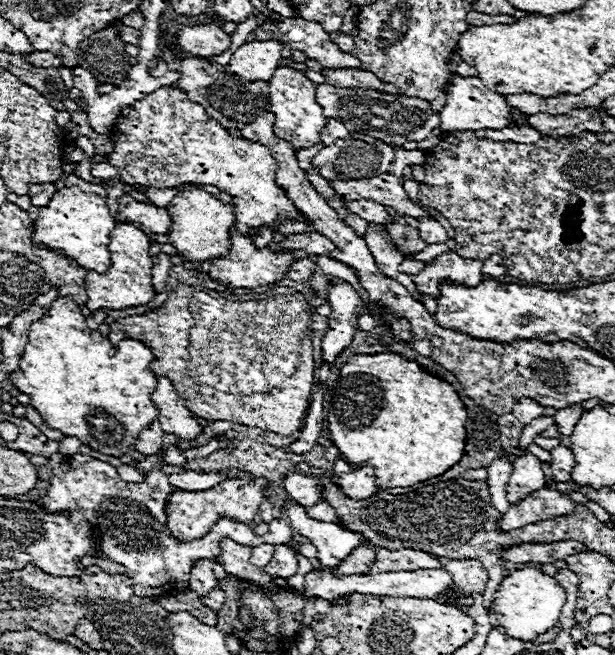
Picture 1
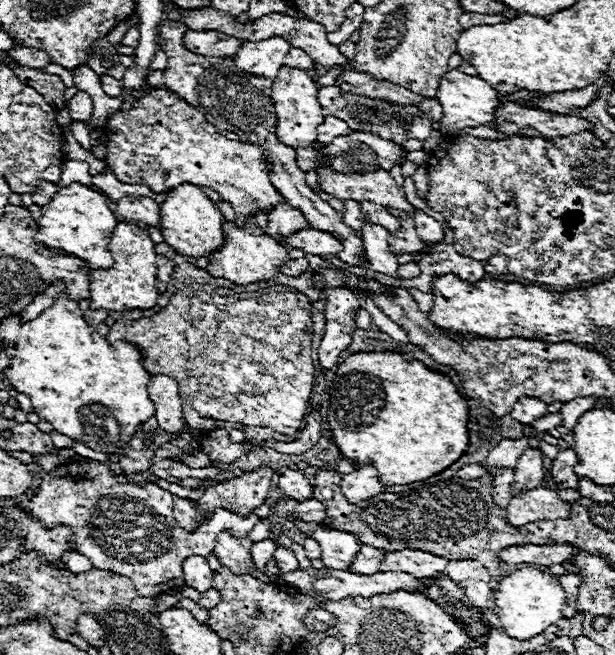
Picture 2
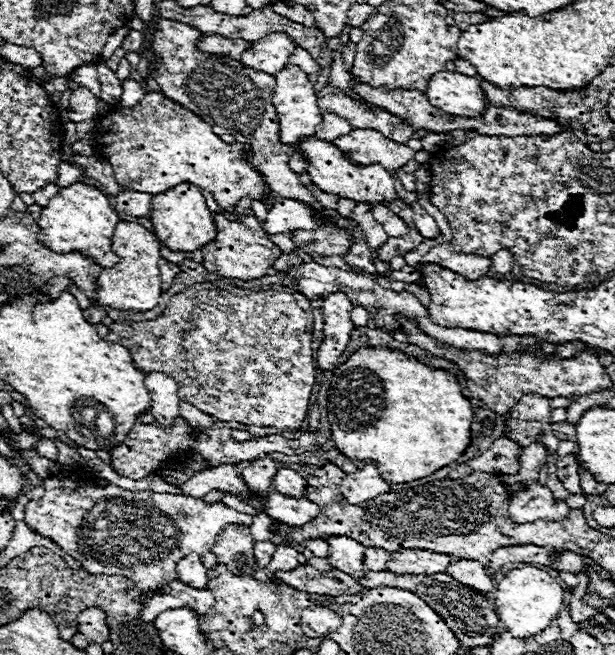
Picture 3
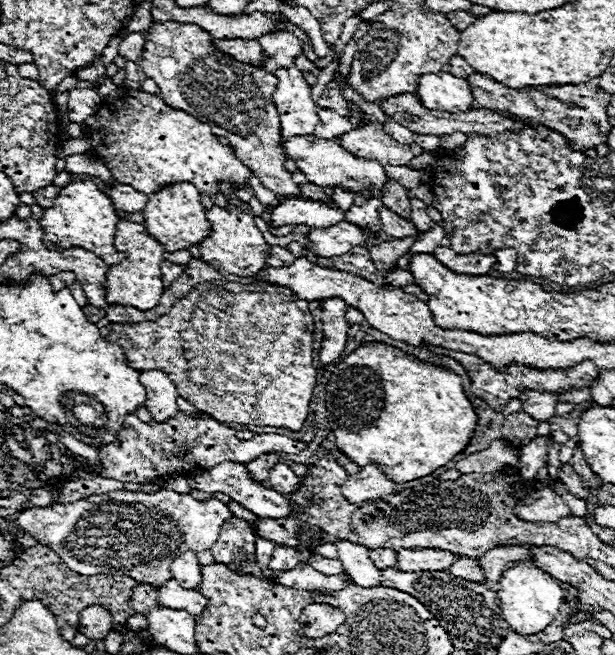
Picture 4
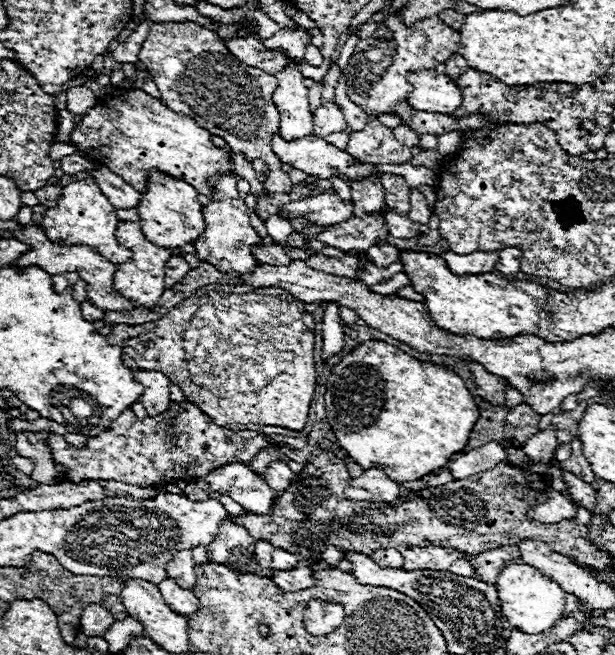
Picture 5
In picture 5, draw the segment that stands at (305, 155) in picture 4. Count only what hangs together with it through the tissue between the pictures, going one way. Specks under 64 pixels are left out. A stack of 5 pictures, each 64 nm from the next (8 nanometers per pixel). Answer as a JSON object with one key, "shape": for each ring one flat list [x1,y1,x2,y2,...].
{"shape":[[276,132,276,134,272,136,272,150,274,150,274,154,280,156,280,160,282,160,284,164,290,164,290,166,294,166,294,168,298,168,298,170,302,170,302,172,306,172,306,174,310,174,310,176,318,176,318,178,330,178,332,174,336,174,336,176,344,178,346,182,352,182,352,180,360,178,360,174,380,174,380,172,372,170,370,164,364,164,364,162,360,162,358,166,352,166,354,158,352,158,348,152,338,150,336,146,328,144,324,138,316,138,314,134,304,136,304,138,300,138,300,140,288,142,288,140,284,140,284,138]]}

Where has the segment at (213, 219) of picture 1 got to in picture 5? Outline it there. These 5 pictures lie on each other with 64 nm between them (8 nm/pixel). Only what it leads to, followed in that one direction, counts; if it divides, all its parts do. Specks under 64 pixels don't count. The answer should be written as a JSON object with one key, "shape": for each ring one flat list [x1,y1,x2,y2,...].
{"shape":[[150,170,146,178,148,178,148,190,142,192,142,198,136,206,144,236,156,242,158,246,178,248,184,244,192,244,192,240,196,240,204,230,204,216,200,210,200,202,196,200,198,192,184,180,170,178,160,170]]}

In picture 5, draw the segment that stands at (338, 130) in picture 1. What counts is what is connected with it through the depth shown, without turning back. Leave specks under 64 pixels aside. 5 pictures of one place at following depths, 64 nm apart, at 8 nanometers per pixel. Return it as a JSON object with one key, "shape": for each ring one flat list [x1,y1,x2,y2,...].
{"shape":[[326,102,316,108,314,112,314,134,324,138,334,132,344,132,346,122,342,116,342,110,334,102]]}

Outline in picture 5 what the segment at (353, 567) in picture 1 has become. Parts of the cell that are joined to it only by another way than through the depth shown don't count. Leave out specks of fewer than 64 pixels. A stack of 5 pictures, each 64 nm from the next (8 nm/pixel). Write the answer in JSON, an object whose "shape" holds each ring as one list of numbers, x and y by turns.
{"shape":[[394,548,372,552,372,560,380,562,380,566,392,566,392,568,402,568,404,566,404,556]]}

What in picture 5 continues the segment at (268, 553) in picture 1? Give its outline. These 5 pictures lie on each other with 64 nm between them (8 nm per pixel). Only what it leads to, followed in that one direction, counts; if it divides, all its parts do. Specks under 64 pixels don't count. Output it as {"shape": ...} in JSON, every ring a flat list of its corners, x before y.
{"shape":[[258,540,256,542,256,558,258,558,258,564,262,568,266,568,266,570,272,564,272,550,274,550,274,546,270,542,266,542,266,540]]}

